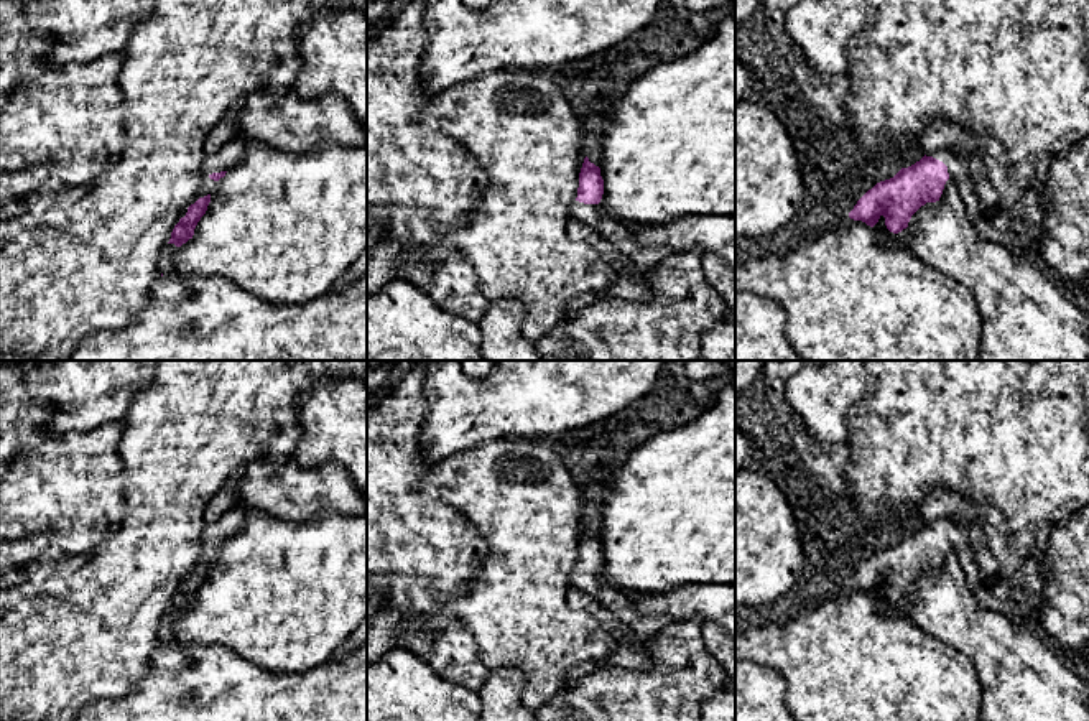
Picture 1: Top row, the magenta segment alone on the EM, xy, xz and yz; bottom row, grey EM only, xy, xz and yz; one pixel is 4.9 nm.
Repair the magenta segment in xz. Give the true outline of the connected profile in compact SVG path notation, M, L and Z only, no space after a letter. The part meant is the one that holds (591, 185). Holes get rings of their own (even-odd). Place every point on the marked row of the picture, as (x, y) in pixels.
M584 158L579 173L577 198L569 209L569 217L584 222L627 255L638 273L655 268L671 250L643 247L635 240L635 227L610 217L599 204L604 194L600 168Z

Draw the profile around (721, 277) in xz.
M706 254L701 260L706 280L724 300L725 309L735 314L735 268L714 254Z

